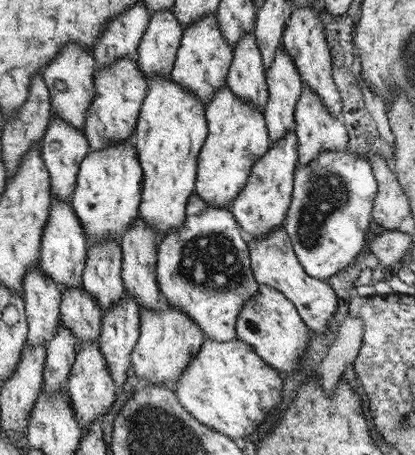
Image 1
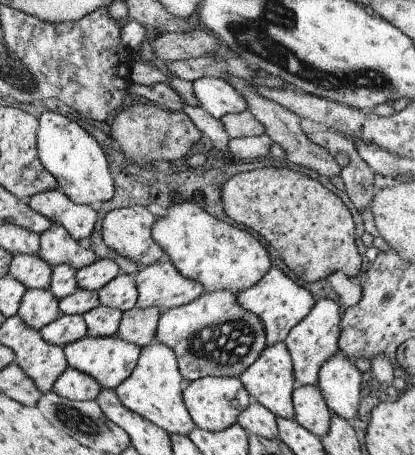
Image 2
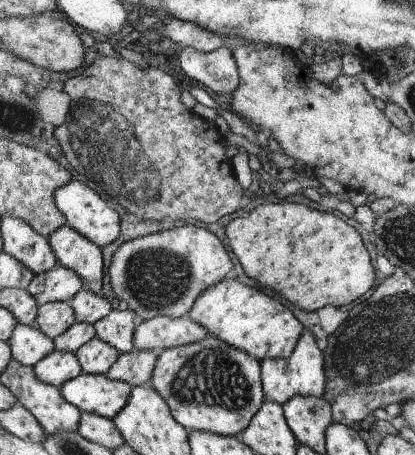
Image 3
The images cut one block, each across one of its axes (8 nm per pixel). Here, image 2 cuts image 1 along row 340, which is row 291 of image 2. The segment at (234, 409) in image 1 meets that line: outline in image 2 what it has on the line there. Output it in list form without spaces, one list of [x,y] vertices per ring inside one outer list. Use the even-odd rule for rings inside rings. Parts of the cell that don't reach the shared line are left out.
[[[175,202],[167,206],[167,216],[157,218],[153,240],[163,250],[165,260],[175,264],[175,270],[183,278],[203,284],[203,292],[229,290],[237,296],[243,294],[243,290],[251,290],[251,286],[261,282],[263,274],[271,270],[265,248],[249,232],[215,220],[195,202]]]

